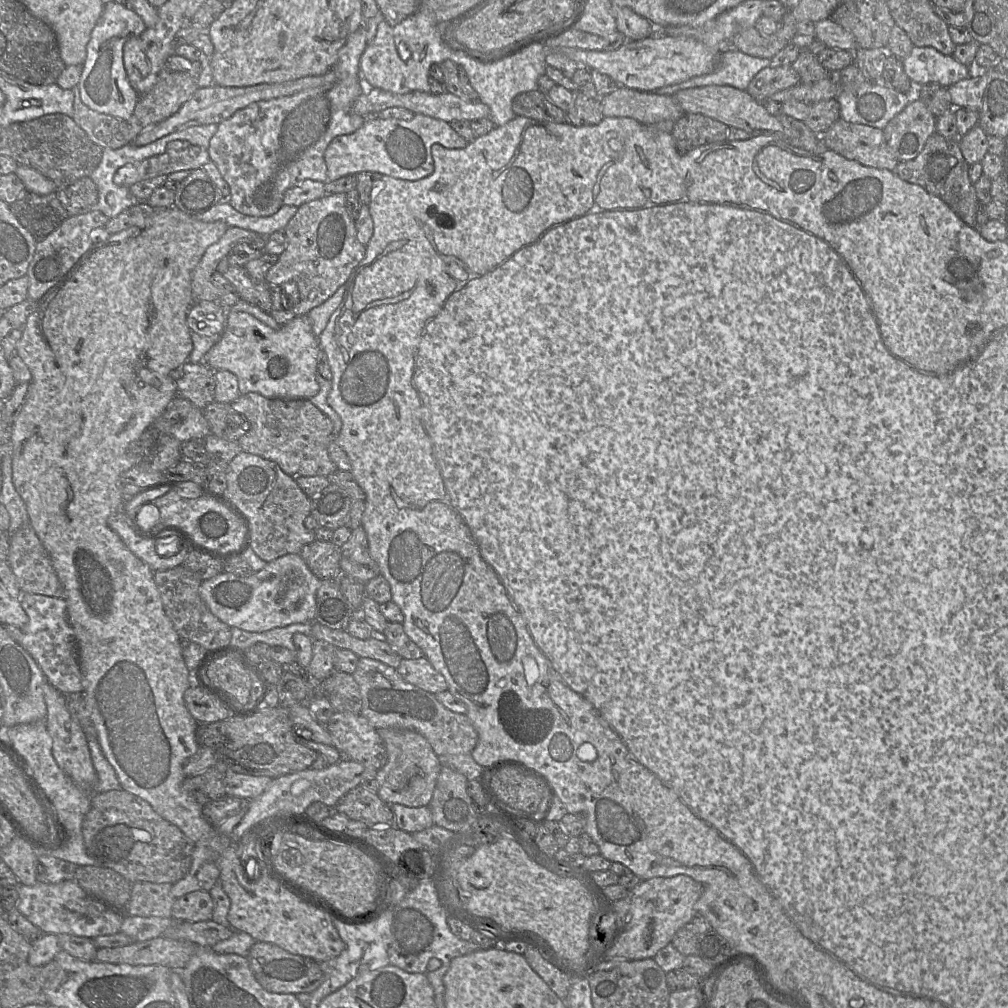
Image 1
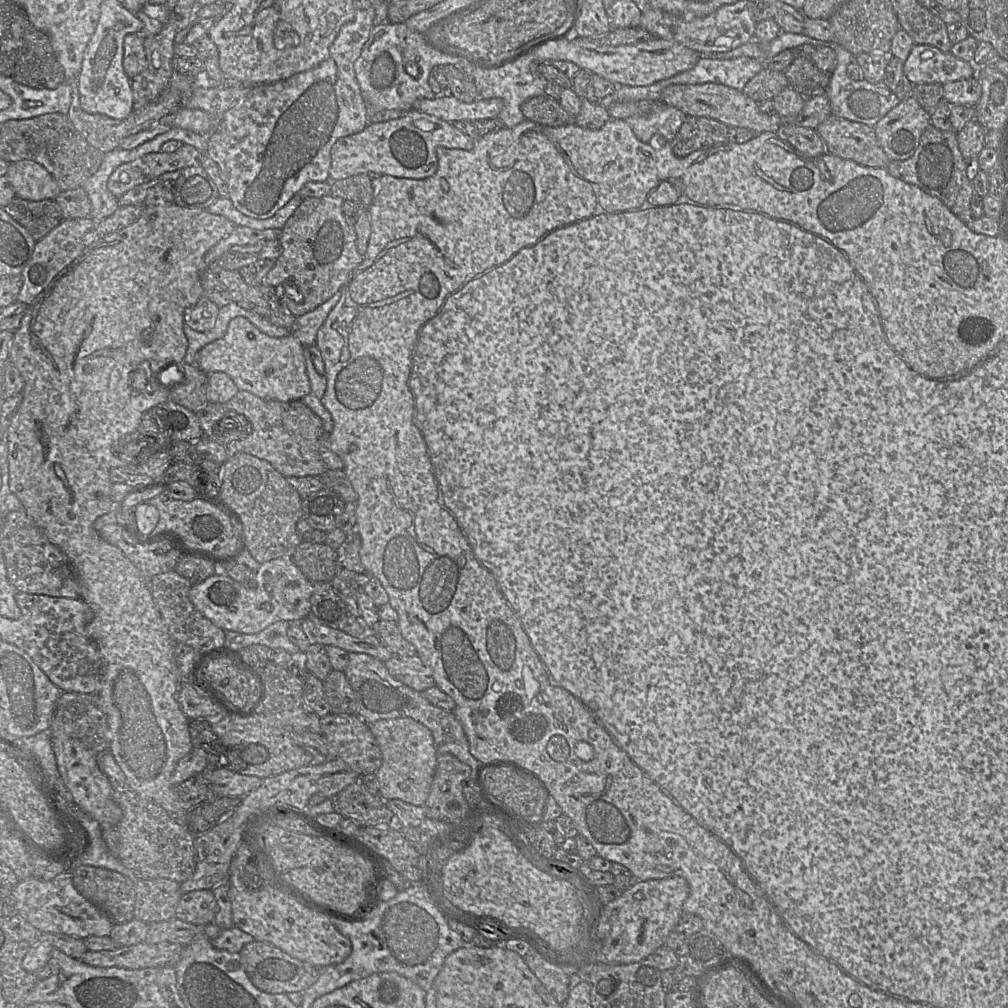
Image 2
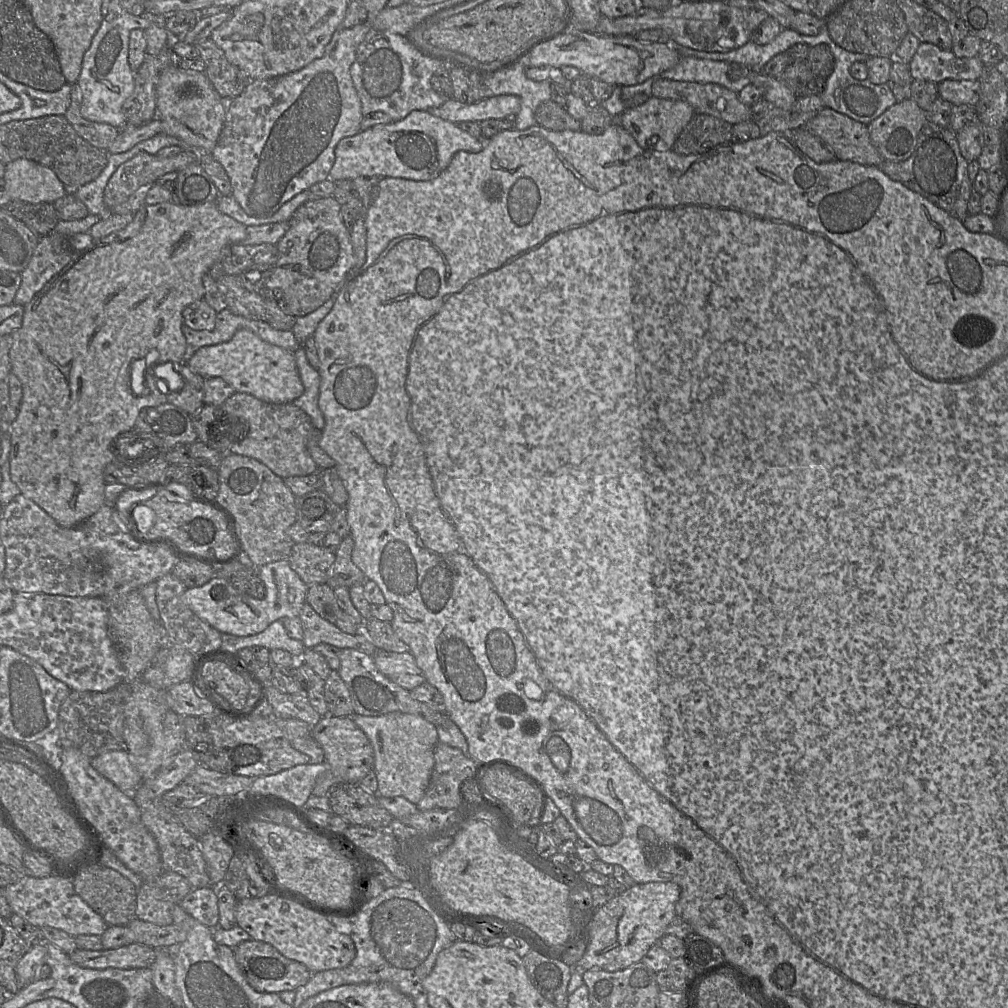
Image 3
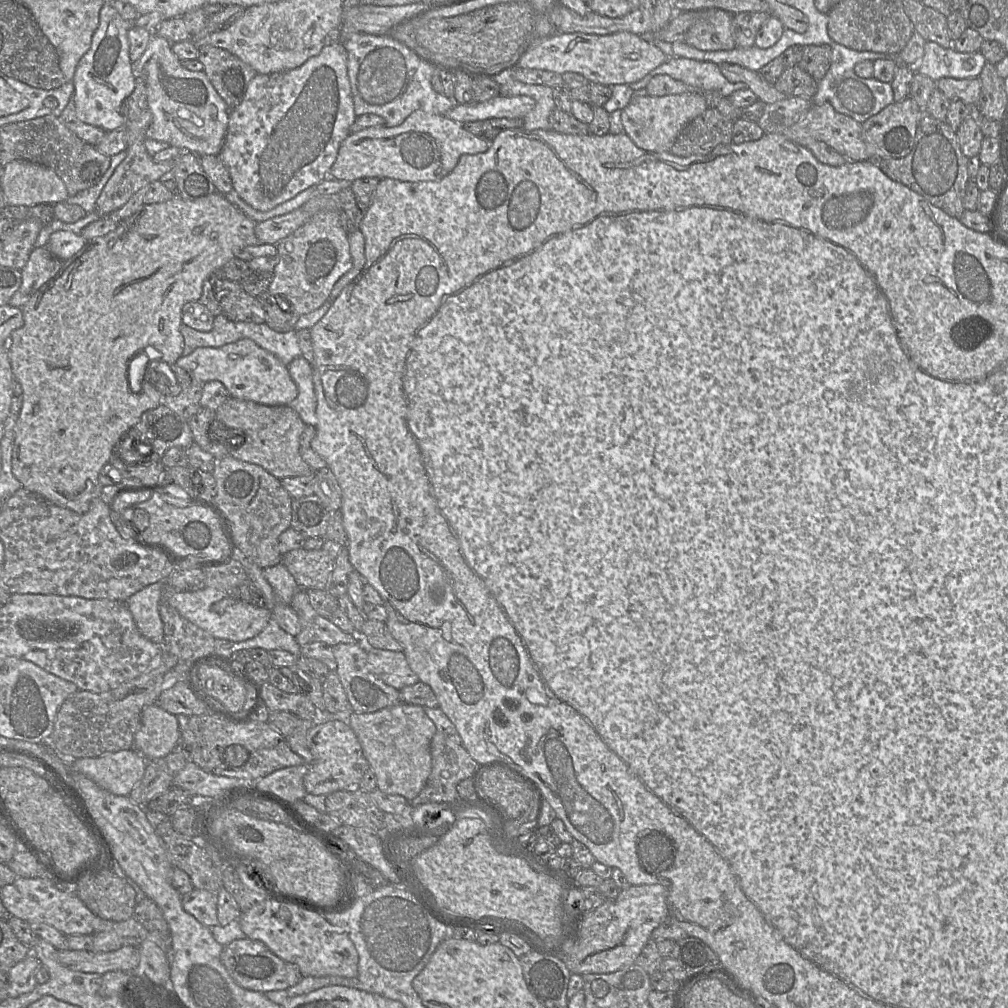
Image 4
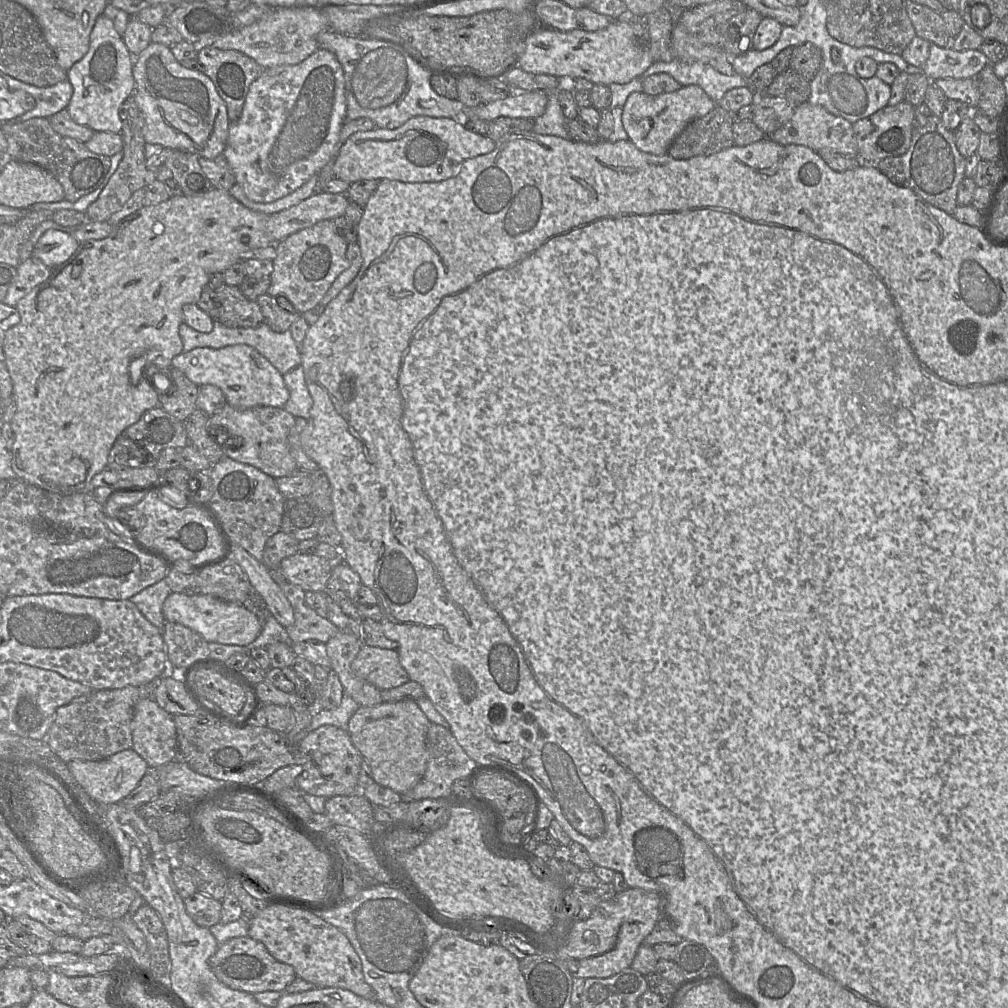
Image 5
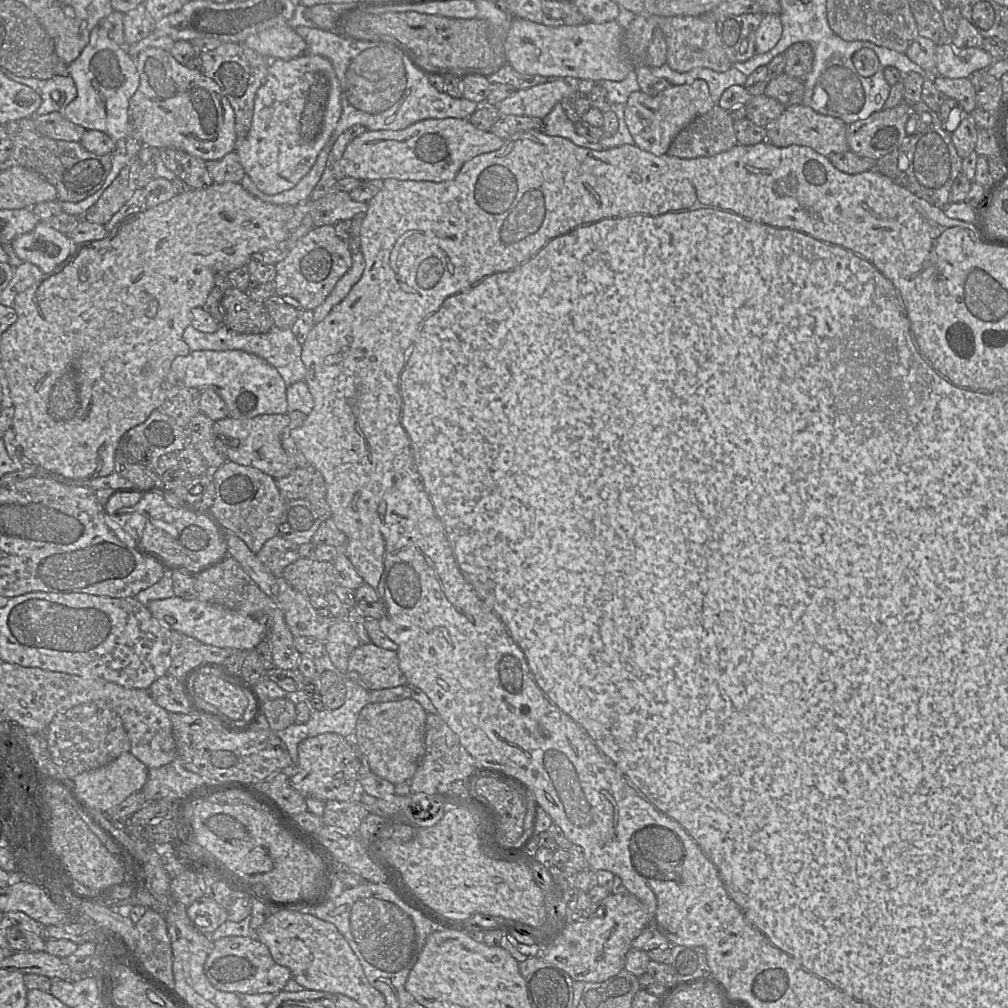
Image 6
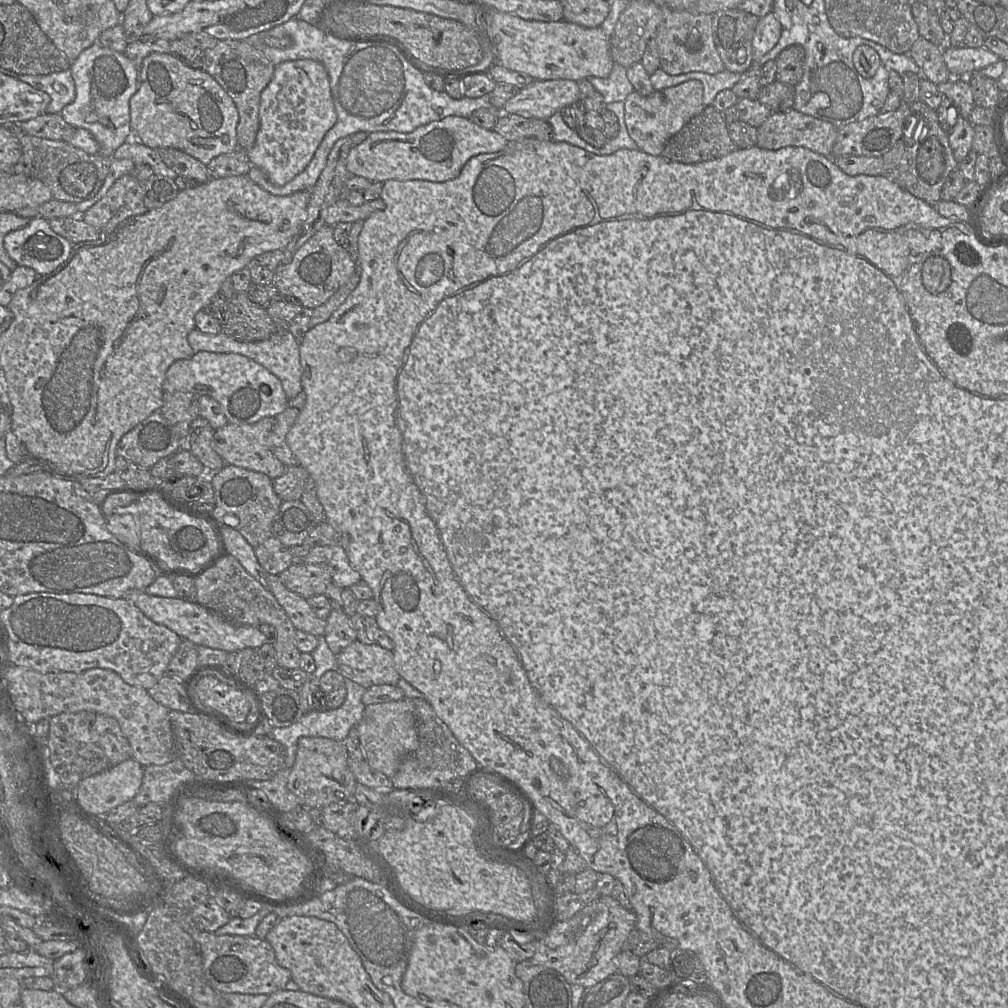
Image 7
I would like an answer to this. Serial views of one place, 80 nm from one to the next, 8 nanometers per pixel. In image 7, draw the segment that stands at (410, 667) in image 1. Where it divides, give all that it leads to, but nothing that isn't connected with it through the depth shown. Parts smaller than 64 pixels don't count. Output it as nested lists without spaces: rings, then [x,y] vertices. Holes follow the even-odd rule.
[[[357,639],[336,654],[338,670],[345,678],[363,686],[365,689],[373,685],[397,685],[400,674],[395,668],[394,654],[391,650],[378,644],[364,644]]]

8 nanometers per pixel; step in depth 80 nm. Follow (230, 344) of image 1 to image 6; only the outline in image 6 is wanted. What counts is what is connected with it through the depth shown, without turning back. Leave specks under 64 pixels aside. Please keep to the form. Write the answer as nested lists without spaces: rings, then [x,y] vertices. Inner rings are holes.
[[[242,350],[193,351],[187,356],[176,357],[167,376],[166,389],[181,384],[188,388],[212,388],[224,400],[229,416],[236,419],[251,419],[264,414],[289,414],[287,411],[287,385],[279,372],[266,360]]]

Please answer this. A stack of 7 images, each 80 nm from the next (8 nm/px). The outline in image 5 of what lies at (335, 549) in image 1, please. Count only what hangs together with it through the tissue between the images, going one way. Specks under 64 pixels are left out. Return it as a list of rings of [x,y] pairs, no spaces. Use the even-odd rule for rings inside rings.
[[[298,552],[282,560],[280,564],[280,572],[287,582],[300,587],[305,592],[325,592],[335,562],[338,561],[329,561],[315,553]]]

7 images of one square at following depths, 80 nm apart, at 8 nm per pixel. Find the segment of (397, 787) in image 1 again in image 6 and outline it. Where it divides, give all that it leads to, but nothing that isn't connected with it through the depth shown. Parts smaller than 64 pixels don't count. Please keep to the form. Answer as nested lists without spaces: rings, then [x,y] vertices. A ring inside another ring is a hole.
[[[414,699],[368,703],[359,713],[352,740],[366,756],[372,773],[394,785],[410,779],[425,754],[427,712]]]

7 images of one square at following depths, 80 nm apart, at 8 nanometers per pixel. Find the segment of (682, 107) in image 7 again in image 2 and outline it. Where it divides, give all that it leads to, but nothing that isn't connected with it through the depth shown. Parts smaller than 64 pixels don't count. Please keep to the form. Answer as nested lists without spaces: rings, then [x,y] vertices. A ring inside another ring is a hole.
[[[658,103],[650,112],[624,120],[641,142],[661,146],[661,143],[672,142],[685,118],[681,110]]]

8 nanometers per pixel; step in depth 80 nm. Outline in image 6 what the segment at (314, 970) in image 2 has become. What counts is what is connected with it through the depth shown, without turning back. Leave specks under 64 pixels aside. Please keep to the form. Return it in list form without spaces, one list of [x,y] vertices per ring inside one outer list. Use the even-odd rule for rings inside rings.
[[[229,936],[215,941],[204,972],[216,989],[237,994],[277,994],[292,978],[290,969],[277,964],[268,947],[256,937]]]

